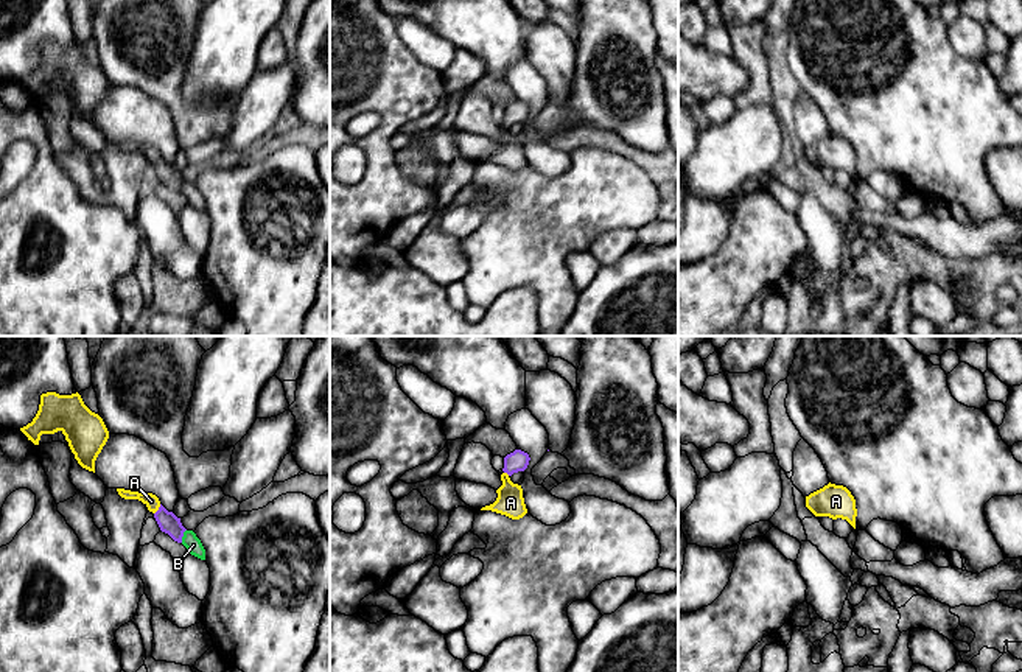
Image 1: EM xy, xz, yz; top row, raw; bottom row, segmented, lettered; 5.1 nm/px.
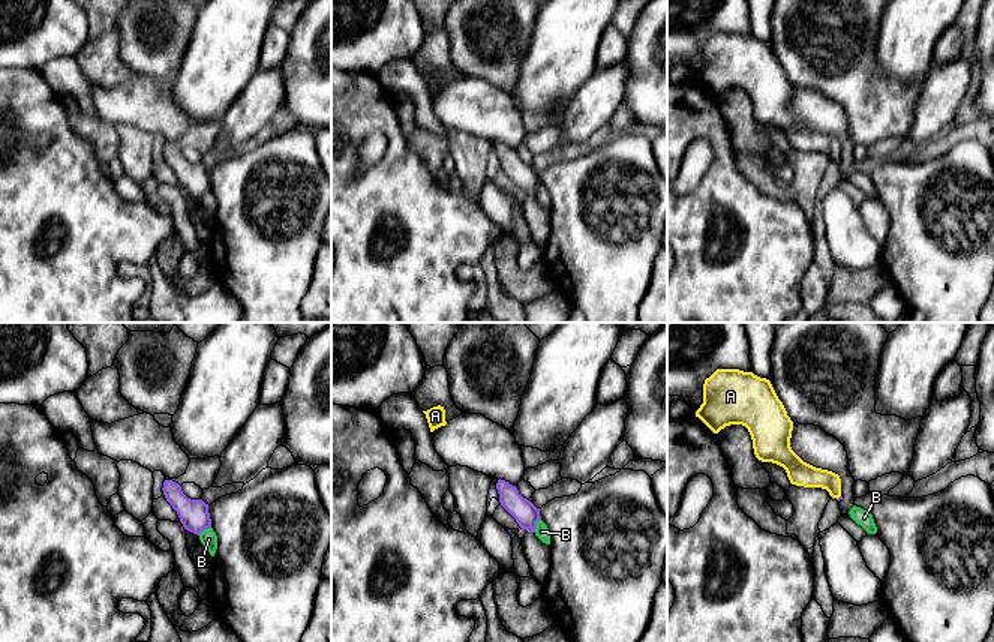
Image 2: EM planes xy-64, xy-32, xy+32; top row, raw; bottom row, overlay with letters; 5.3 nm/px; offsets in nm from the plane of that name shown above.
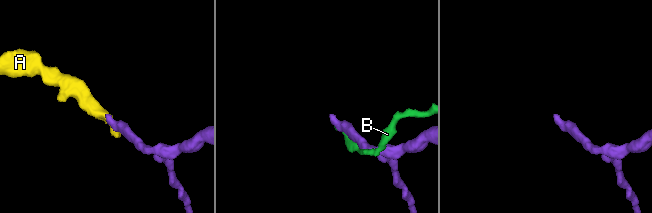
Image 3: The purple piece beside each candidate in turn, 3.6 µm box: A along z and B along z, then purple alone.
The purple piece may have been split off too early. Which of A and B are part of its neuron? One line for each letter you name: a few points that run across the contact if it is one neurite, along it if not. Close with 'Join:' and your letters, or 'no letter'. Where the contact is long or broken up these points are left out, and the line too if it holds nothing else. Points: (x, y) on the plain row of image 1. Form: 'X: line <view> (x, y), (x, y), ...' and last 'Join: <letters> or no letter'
A: line xy (168, 174), (159, 160), (151, 153)
Join: A

